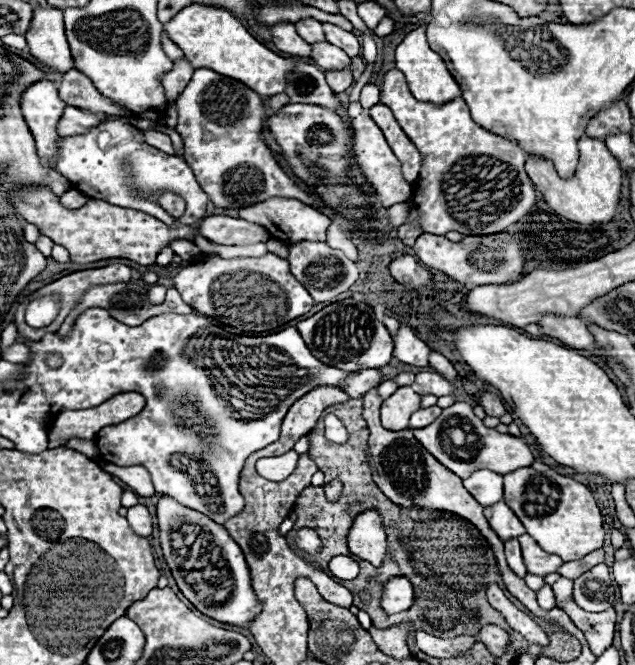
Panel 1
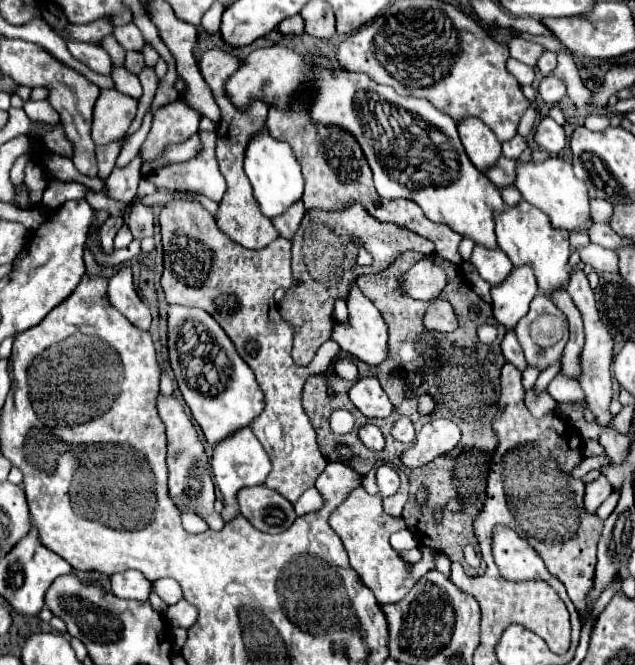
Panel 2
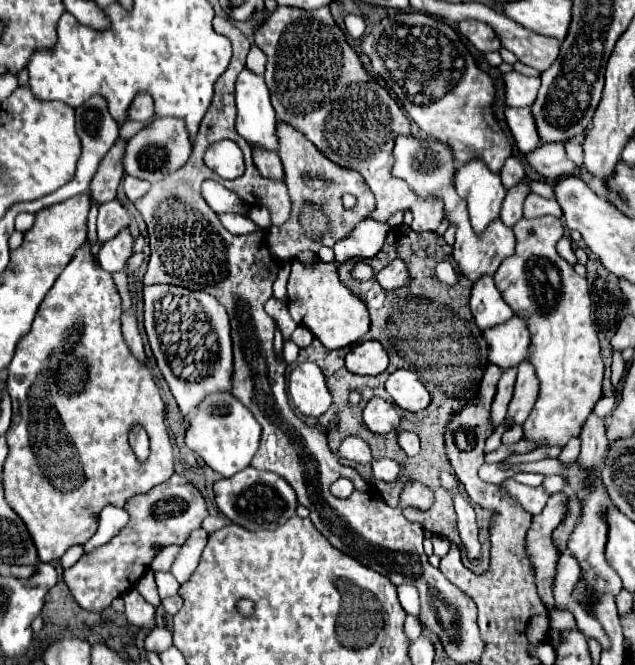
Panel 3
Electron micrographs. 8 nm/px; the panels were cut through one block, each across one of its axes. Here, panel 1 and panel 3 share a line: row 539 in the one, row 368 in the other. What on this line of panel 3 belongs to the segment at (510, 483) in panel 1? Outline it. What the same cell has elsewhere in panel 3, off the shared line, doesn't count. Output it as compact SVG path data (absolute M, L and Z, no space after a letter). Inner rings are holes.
M522 218L514 226L514 234L516 252L502 262L494 274L494 280L502 298L520 318L524 318L530 330L528 358L540 382L540 392L528 420L524 422L522 438L538 446L564 448L572 438L580 436L594 404L602 398L604 362L600 358L600 344L591 315L590 285L556 252L556 242L564 236L564 228L558 218ZM526 262L536 262L536 268L526 270ZM552 262L558 266L558 274L562 274L562 290L552 290L552 294L546 294L546 286L542 292L542 272L544 264L550 266Z

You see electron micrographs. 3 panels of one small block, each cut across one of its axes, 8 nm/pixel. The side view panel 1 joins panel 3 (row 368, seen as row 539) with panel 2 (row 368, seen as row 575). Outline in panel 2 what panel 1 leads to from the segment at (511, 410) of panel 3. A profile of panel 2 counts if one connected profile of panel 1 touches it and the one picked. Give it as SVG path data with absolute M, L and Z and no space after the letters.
M538 294L534 298L534 302L530 304L530 312L522 318L522 322L518 322L514 332L526 354L526 362L538 370L546 370L562 356L564 344L568 340L568 322L566 322L566 316L562 314L562 310L550 298Z

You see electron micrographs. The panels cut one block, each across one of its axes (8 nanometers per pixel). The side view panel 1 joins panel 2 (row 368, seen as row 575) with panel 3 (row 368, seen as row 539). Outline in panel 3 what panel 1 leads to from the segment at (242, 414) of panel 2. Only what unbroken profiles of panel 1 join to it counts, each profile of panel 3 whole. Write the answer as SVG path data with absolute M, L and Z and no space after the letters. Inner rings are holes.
M150 284L150 286L144 286L142 294L144 294L144 328L146 328L146 334L150 340L150 348L154 352L154 358L158 362L158 368L160 368L164 380L170 386L170 392L174 394L174 398L180 406L180 412L184 416L190 416L190 414L194 414L198 402L206 394L212 394L218 390L230 390L230 370L232 370L230 318L214 296L200 292L200 290L188 290L188 288L180 288L180 286L172 286L172 284ZM162 294L166 294L166 296L162 296ZM186 294L194 296L194 298L190 298ZM198 302L202 306L198 306ZM154 322L156 322L158 334L154 330ZM212 326L214 326L214 330L212 330ZM214 332L218 338L214 338ZM162 352L166 358L162 358ZM216 352L218 352L218 362L214 362ZM166 360L170 366L166 366ZM174 374L182 376L182 378L174 378ZM202 376L206 376L206 378L202 378ZM186 380L198 380L198 382L186 382Z

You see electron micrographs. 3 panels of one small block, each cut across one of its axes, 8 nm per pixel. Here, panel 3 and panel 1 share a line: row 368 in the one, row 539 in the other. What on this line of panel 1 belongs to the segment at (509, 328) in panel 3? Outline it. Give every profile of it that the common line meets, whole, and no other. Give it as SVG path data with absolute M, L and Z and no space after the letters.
M504 500L486 506L486 508L484 508L484 516L488 518L490 528L492 528L502 540L518 538L520 534L526 532L524 526L522 526L522 522L514 516L514 512L506 506Z

